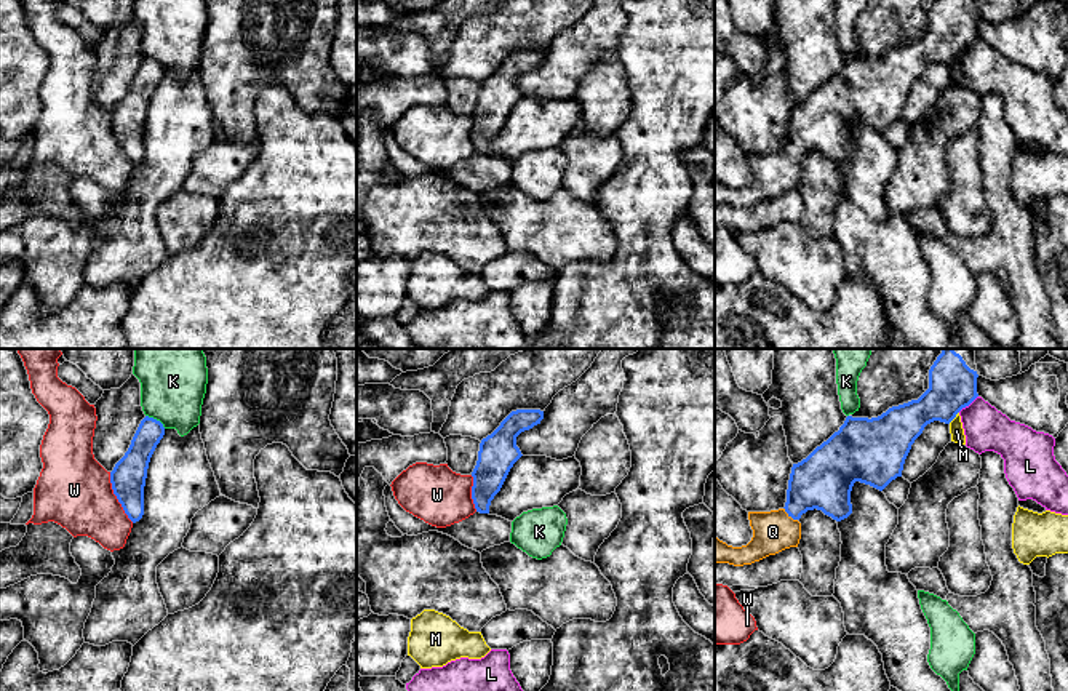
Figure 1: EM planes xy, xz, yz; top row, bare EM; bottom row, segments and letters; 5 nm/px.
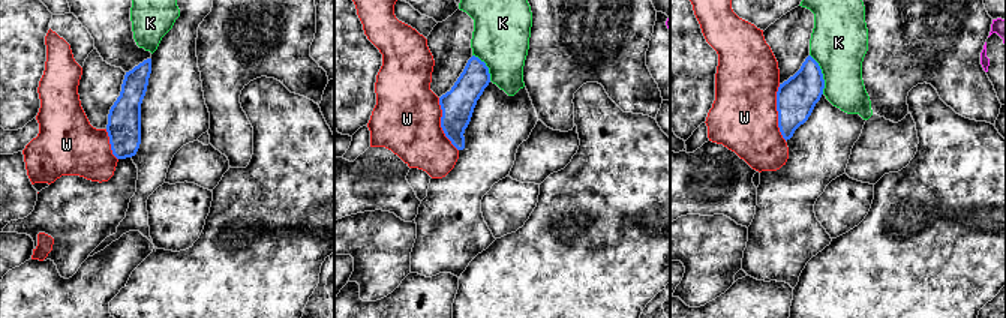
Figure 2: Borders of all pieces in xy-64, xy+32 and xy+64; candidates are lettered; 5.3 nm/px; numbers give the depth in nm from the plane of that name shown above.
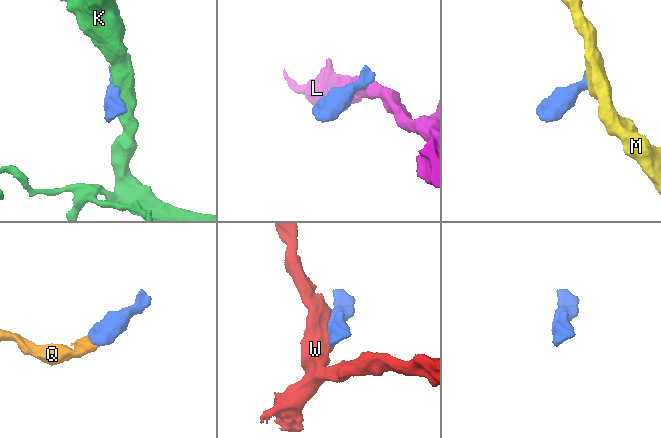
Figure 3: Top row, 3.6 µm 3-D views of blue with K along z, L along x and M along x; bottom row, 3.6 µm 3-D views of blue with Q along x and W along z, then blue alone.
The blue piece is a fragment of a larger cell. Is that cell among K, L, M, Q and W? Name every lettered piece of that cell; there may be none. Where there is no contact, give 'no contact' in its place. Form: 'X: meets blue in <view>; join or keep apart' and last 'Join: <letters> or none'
K: meets blue in xy; keep apart
L: meets blue in yz; keep apart
M: meets blue in yz; keep apart
Q: meets blue in yz; join
W: meets blue in xy; keep apart
Join: Q

